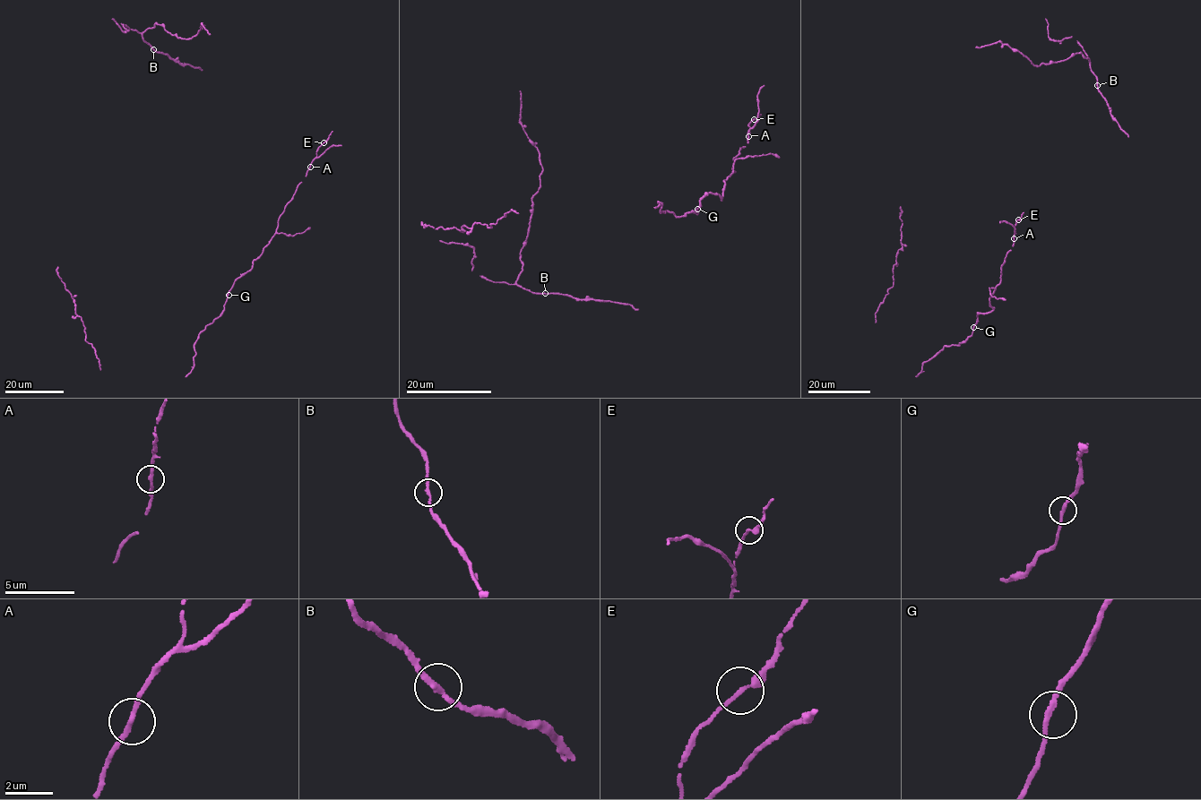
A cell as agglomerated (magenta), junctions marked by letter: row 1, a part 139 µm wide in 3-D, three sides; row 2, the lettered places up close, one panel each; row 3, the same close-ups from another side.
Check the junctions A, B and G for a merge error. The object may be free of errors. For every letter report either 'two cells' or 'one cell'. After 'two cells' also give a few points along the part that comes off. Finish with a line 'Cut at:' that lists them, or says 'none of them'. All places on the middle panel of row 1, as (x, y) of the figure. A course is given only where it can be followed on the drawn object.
A: one cell
B: one cell
G: one cell
Cut at: none of them

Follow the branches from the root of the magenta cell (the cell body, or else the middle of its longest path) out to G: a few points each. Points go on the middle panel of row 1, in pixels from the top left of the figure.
G: (735, 161), (732, 167), (735, 172), (733, 170), (723, 181), (722, 200), (717, 194), (705, 193), (697, 209)

